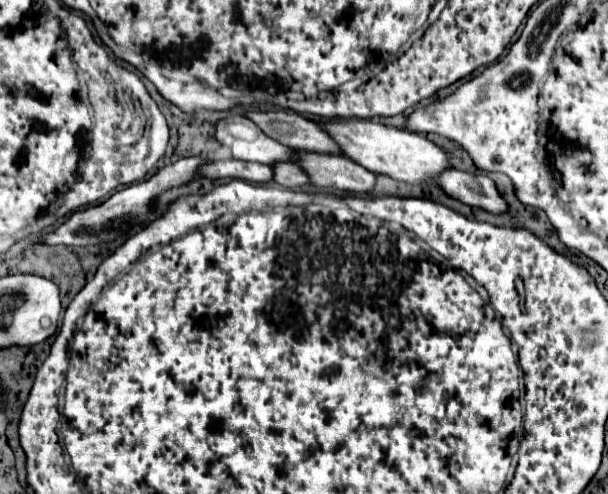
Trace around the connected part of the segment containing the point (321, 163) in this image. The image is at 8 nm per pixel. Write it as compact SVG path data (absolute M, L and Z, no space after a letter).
M301 151L299 167L305 169L321 191L343 191L343 193L369 193L375 189L377 175L367 171L355 161L335 155L317 155Z

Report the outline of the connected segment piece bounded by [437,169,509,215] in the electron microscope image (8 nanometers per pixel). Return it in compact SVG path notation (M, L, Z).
M457 169L445 171L437 185L449 195L459 199L461 203L481 207L493 215L509 213L507 201L497 193L493 181L487 175L469 175Z

